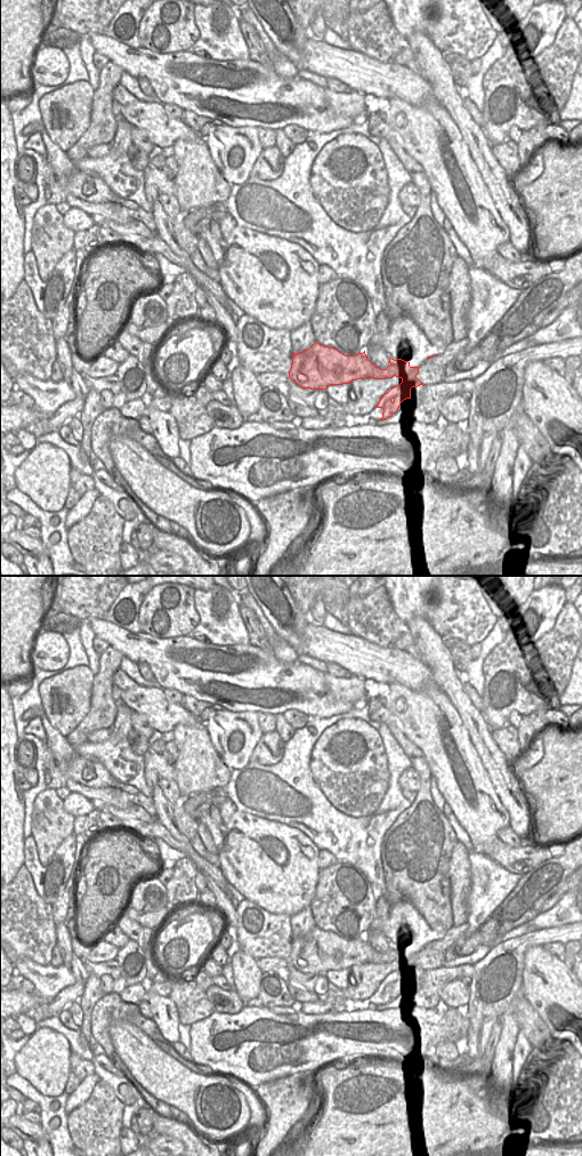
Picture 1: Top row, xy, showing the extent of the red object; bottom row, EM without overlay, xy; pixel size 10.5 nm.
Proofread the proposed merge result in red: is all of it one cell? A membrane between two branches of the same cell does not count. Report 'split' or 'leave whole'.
leave whole

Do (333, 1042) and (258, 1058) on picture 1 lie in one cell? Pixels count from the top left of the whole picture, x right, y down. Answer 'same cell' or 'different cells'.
same cell

